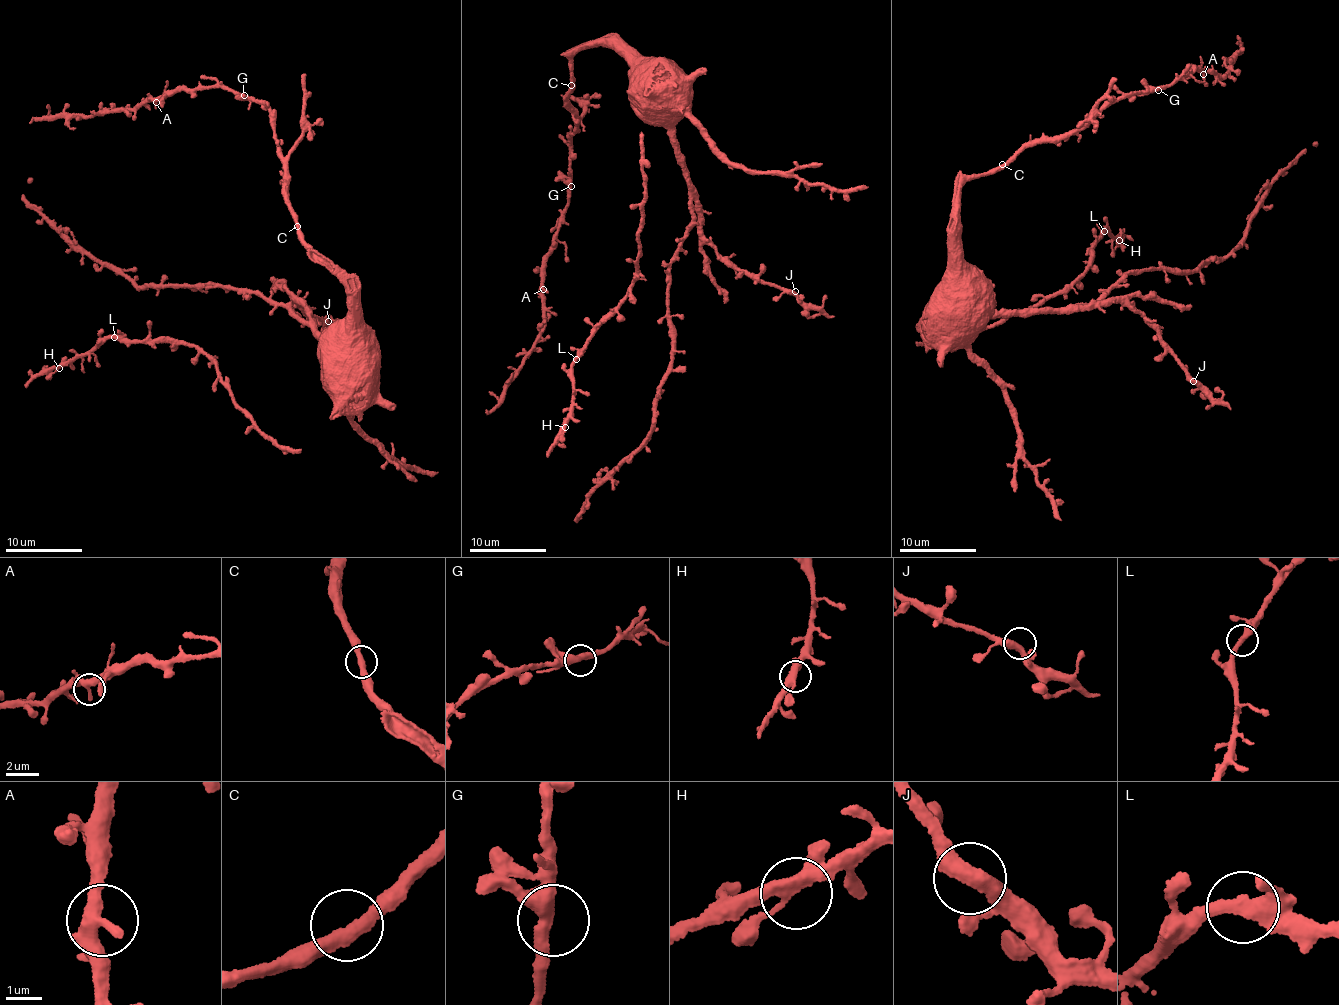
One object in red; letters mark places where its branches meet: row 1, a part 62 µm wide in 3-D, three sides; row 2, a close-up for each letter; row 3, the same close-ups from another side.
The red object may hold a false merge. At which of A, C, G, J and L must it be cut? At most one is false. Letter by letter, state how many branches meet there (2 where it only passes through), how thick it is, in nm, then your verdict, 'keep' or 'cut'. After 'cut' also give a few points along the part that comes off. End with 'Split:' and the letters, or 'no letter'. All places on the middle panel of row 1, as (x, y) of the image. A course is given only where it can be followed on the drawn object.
A: 2 | 420 nm | keep
C: 2 | 360 nm | keep
G: 2 | 440 nm | keep
J: 2 | 400 nm | keep
L: 2 | 400 nm | keep
Split: no letter

